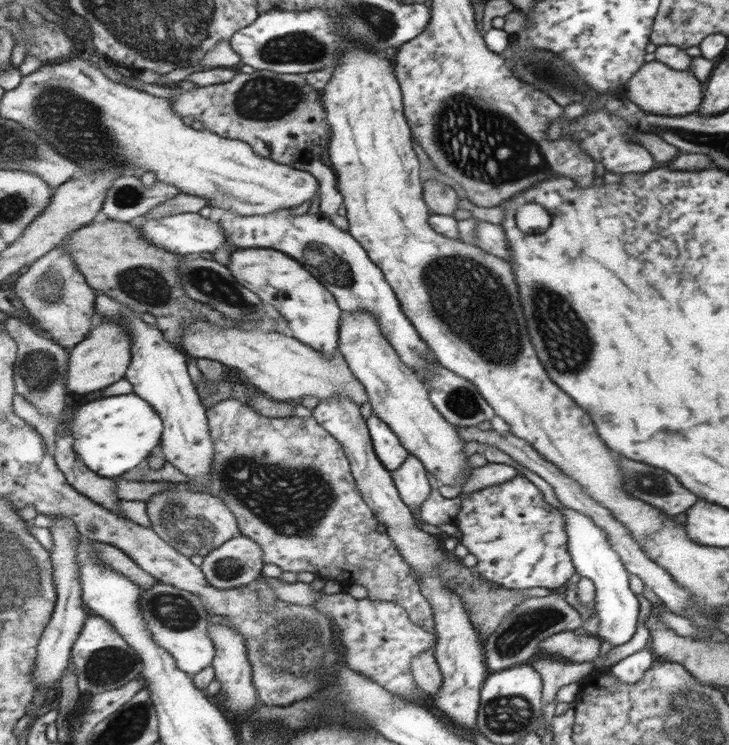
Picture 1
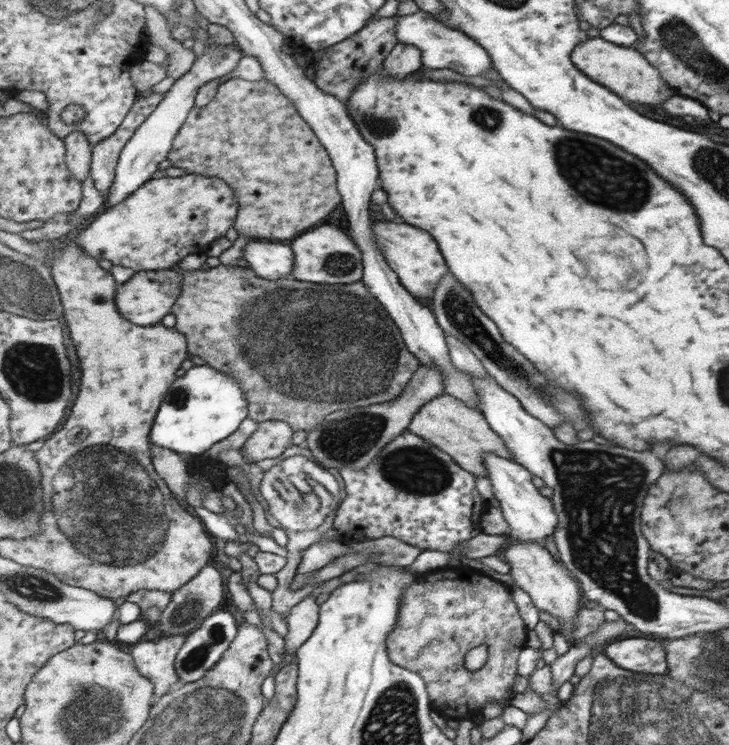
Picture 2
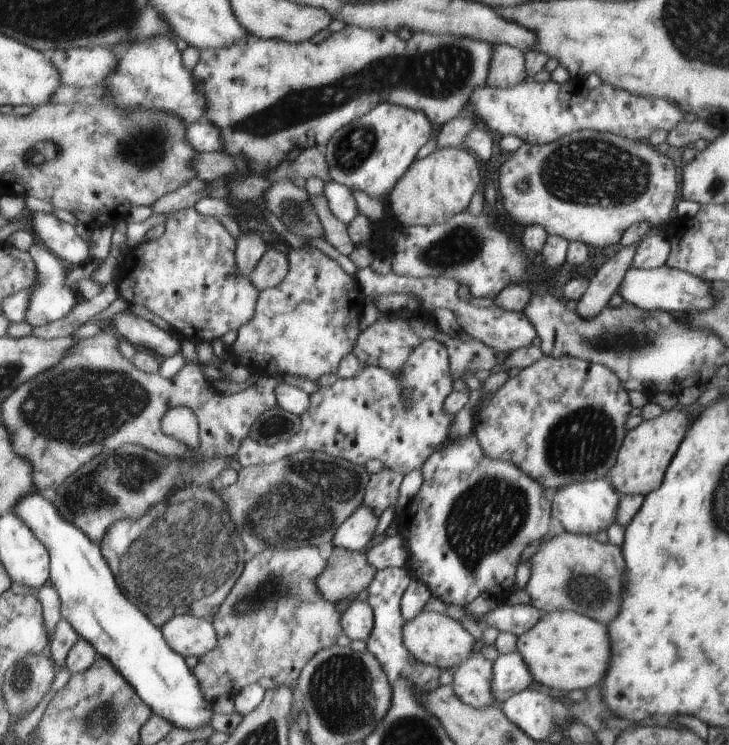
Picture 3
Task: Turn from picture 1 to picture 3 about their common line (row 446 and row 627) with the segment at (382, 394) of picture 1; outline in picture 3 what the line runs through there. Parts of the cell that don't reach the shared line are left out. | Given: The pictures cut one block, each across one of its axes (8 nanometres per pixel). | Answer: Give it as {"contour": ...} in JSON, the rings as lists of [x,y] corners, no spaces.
{"contour":[[[426,611],[420,612],[416,618],[404,622],[403,643],[418,662],[440,669],[451,668],[453,671],[468,660],[472,654],[472,648],[474,648],[474,638],[470,636],[470,632],[466,632],[458,624],[458,621],[453,620],[446,613]]]}

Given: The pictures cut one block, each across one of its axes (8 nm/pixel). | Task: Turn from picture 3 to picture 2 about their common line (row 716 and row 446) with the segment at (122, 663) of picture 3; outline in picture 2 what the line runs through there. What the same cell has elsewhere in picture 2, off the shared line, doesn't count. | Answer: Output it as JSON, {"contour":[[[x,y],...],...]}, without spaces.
{"contour":[[[210,364],[196,365],[187,373],[178,377],[174,386],[171,388],[159,410],[159,416],[155,427],[152,431],[151,440],[153,443],[162,446],[162,448],[170,448],[174,452],[184,456],[188,455],[204,455],[214,444],[226,440],[232,432],[238,430],[240,422],[248,416],[248,406],[246,404],[246,394],[242,394],[242,388],[238,386],[238,380],[227,372],[216,368]]]}

